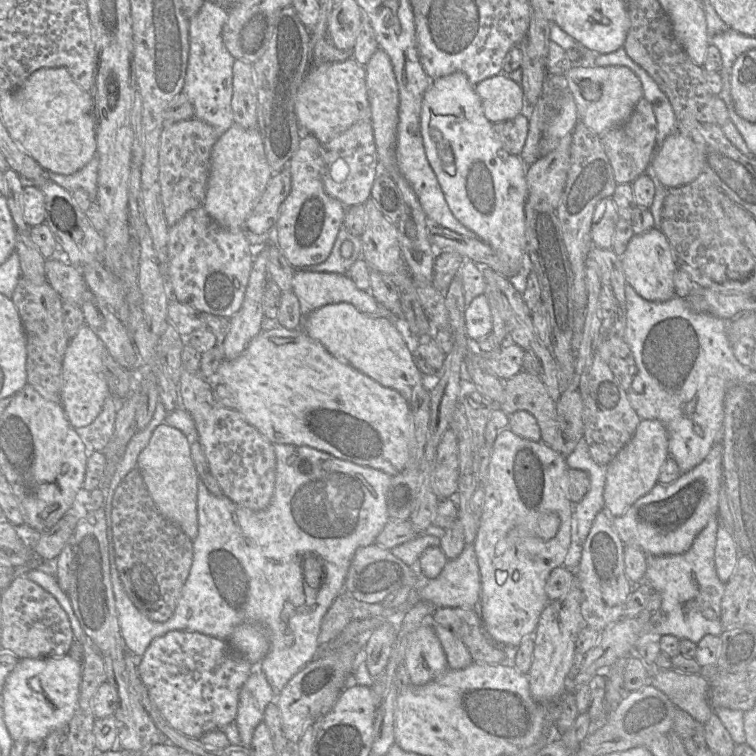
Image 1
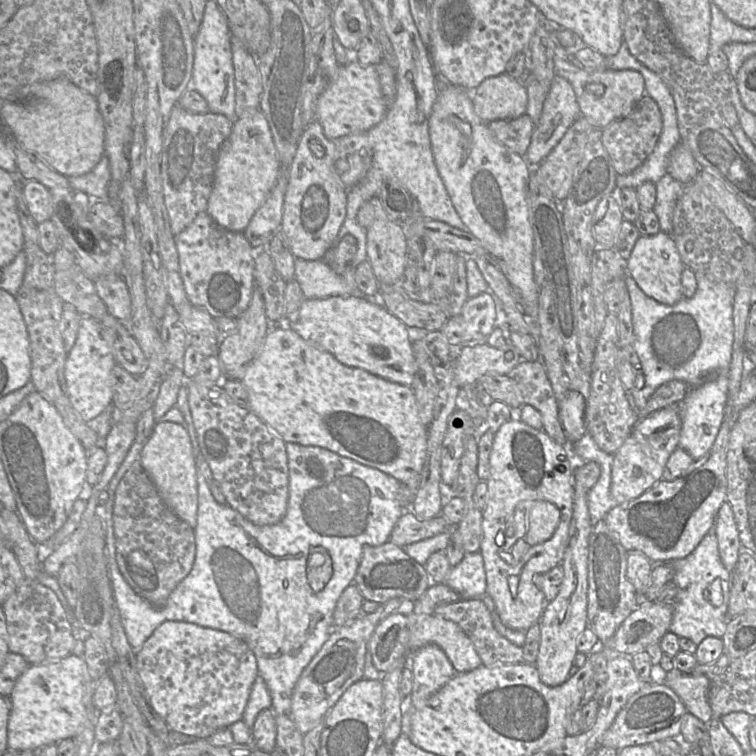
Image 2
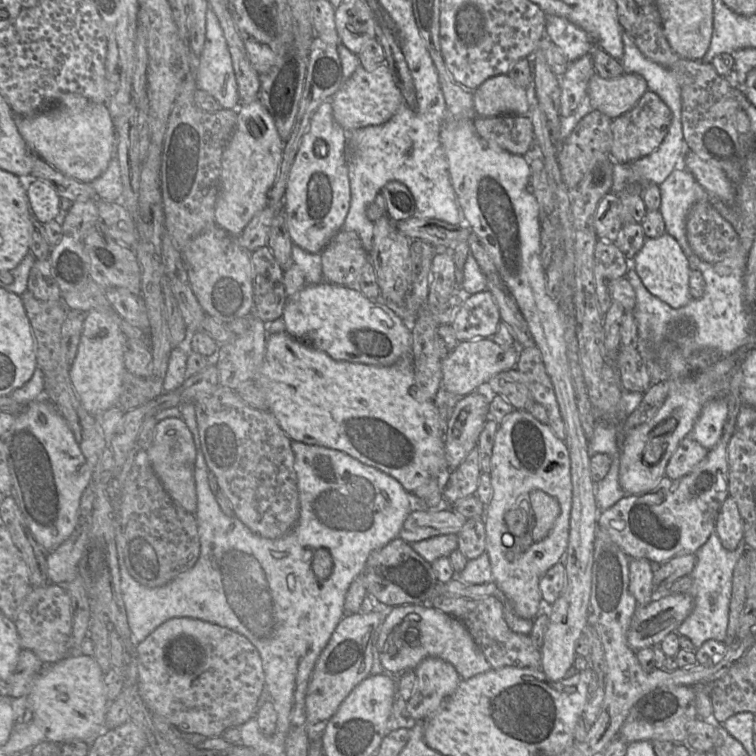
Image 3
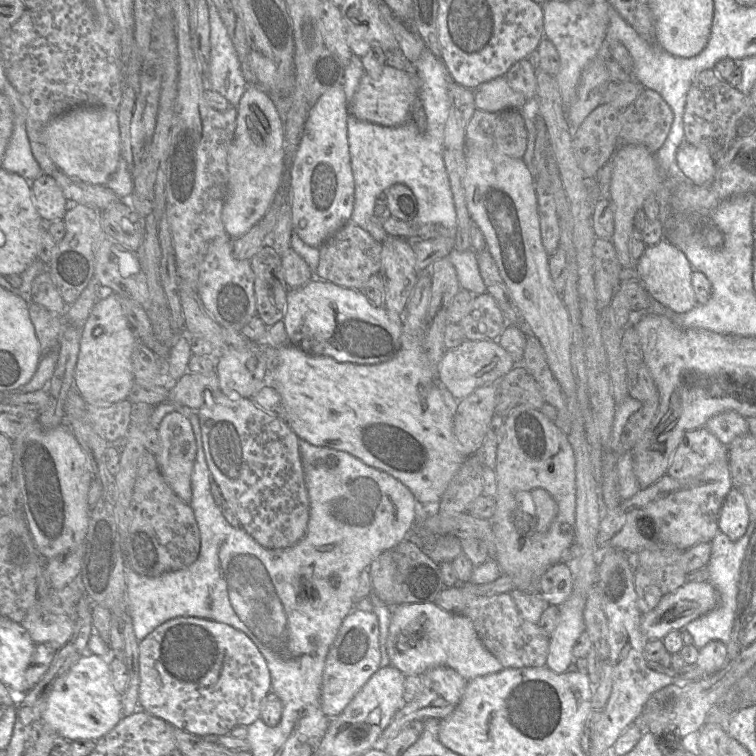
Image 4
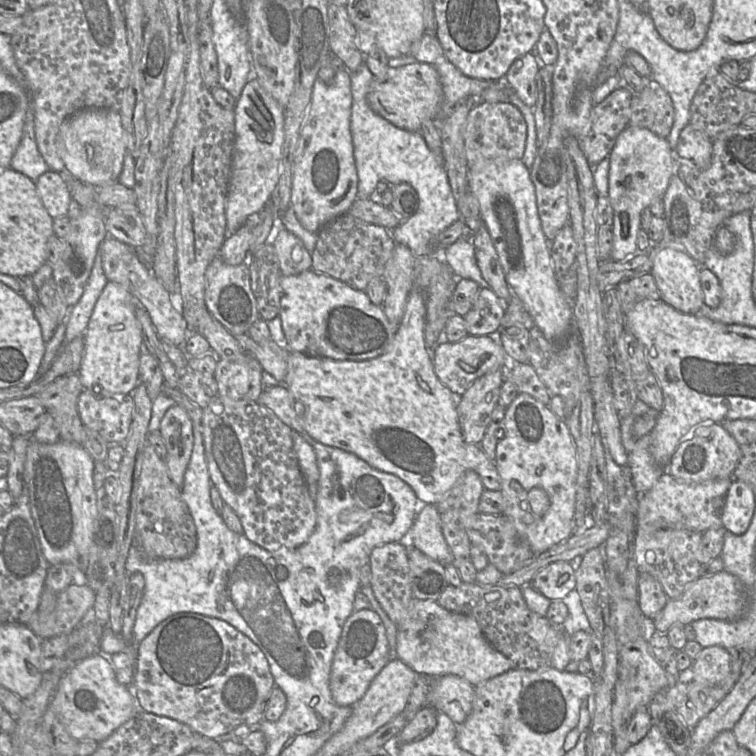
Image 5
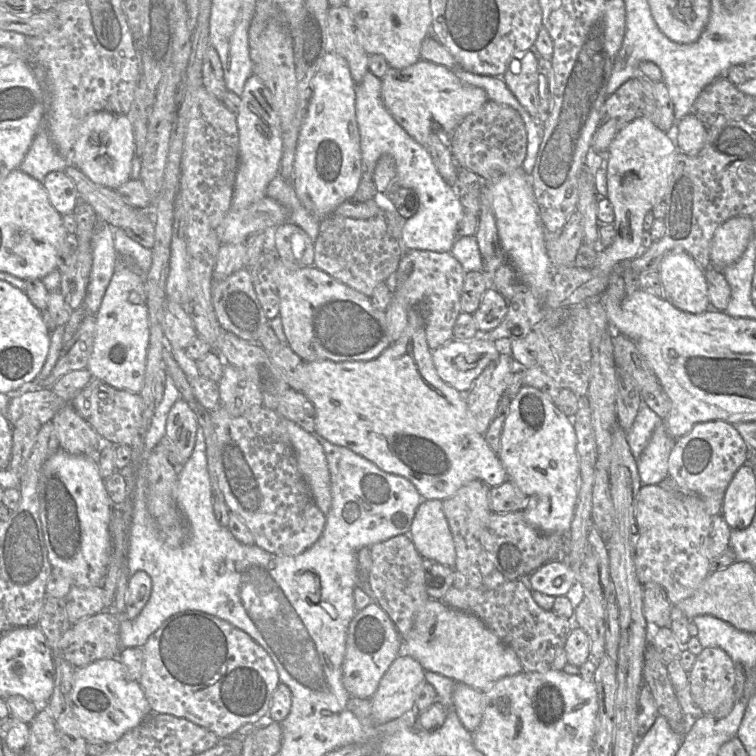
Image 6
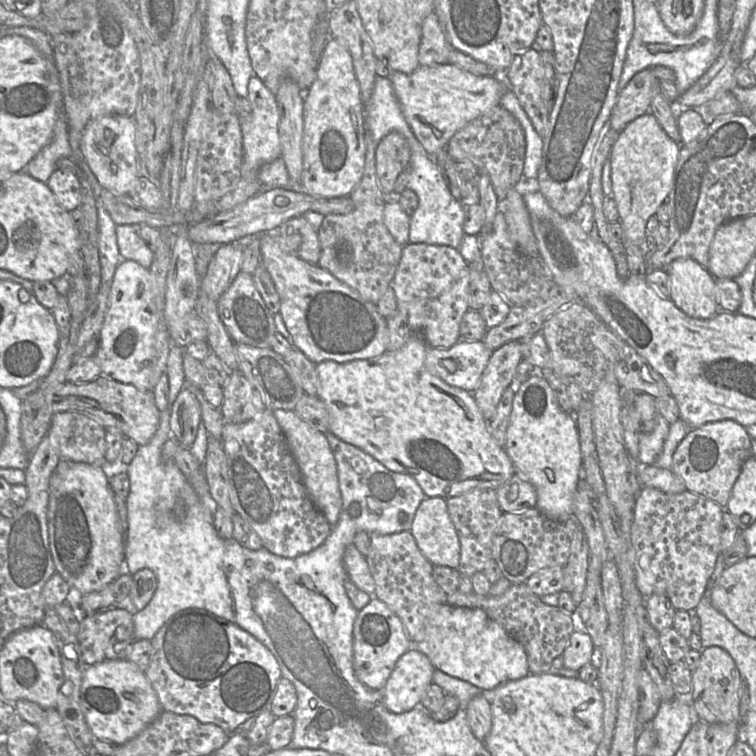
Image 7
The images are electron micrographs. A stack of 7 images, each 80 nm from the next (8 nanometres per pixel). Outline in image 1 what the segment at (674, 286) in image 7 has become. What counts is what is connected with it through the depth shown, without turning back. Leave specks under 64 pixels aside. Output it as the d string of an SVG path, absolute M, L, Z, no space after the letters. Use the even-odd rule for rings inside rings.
M659 228L634 235L620 257L626 283L644 299L665 302L675 296L674 275L678 270L675 256L667 237Z

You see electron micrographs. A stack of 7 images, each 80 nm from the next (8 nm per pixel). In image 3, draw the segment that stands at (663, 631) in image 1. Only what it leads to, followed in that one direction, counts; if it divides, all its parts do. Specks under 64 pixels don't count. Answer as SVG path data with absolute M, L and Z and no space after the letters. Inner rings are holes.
M716 531L696 552L696 565L689 574L693 584L689 594L694 599L694 608L690 615L681 623L675 632L687 636L698 649L702 644L714 639L725 642L729 622L730 601L732 597L733 572L739 558L747 548L743 538L735 550L729 551L722 546Z

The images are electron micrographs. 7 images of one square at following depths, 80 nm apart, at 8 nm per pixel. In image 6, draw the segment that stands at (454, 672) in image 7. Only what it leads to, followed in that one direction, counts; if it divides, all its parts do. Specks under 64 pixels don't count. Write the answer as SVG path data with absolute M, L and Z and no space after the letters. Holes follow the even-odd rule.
M429 599L415 617L414 625L406 637L402 637L401 655L417 660L425 671L431 671L464 683L479 691L486 691L506 676L523 671L521 662L512 648L505 645L475 614L447 606L442 600Z

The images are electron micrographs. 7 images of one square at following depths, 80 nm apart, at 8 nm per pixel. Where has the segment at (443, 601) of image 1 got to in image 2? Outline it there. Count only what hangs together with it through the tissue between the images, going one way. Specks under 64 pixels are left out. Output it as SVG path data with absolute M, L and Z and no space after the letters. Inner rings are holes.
M465 553L462 561L451 567L444 583L458 593L462 600L482 599L487 583L481 553Z

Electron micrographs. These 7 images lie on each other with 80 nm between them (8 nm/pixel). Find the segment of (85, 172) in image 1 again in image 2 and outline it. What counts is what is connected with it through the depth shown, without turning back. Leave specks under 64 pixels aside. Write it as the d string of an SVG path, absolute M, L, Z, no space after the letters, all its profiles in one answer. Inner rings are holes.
M103 156L90 172L67 178L72 191L83 191L94 201L108 201L111 173L109 160L106 156Z

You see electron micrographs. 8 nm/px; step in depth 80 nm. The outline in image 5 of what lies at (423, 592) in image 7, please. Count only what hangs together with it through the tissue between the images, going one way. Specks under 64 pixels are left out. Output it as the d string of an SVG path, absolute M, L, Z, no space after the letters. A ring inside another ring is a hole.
M392 542L374 548L370 555L370 566L370 586L374 595L389 618L398 626L406 618L409 604L413 600L407 547L401 542Z

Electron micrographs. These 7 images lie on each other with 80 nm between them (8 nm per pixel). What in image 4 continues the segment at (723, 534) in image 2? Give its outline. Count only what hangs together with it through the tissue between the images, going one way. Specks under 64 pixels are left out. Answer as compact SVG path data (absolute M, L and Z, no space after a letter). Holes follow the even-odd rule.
M732 487L721 508L718 526L732 541L739 540L750 524L750 514L742 493Z

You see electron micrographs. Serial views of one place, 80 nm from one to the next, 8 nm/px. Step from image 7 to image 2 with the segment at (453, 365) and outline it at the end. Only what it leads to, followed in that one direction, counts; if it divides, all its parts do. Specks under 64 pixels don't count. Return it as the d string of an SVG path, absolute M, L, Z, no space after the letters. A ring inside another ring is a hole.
M487 343L464 346L454 363L455 380L459 388L478 383L486 374L508 375L519 364L520 353L511 344L494 348Z

